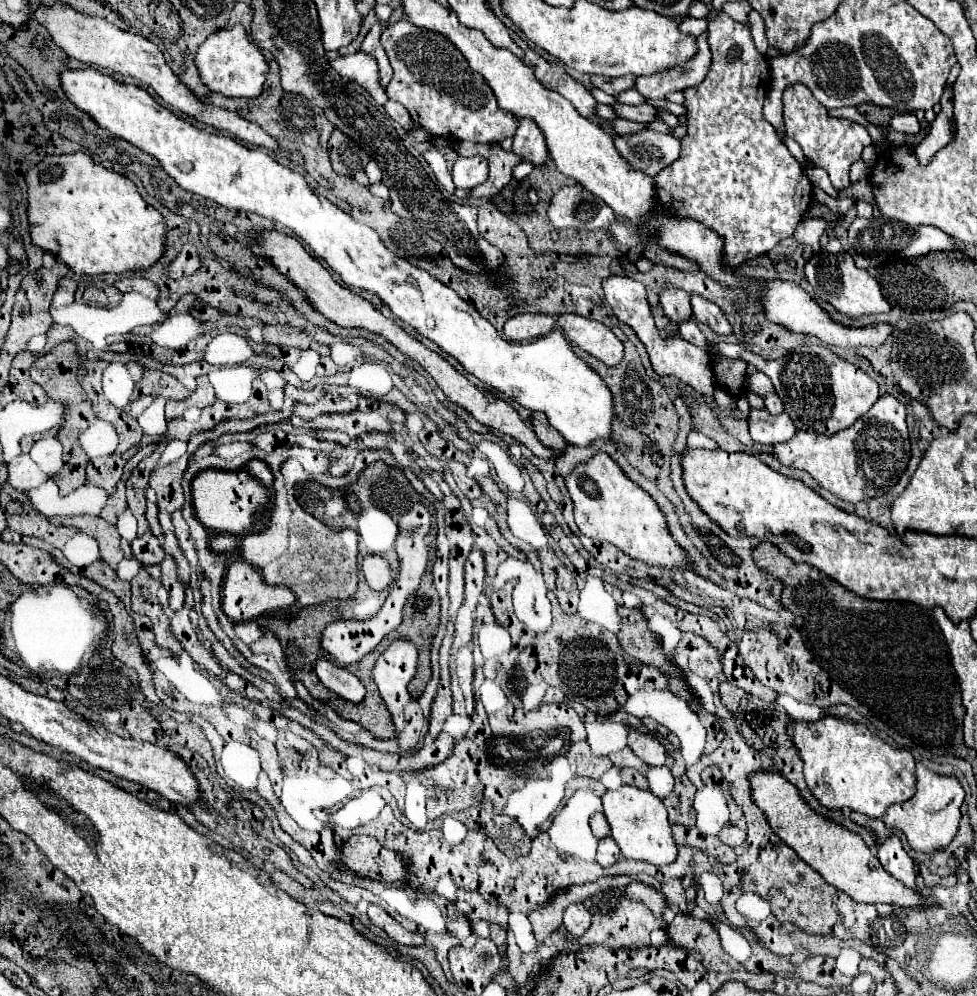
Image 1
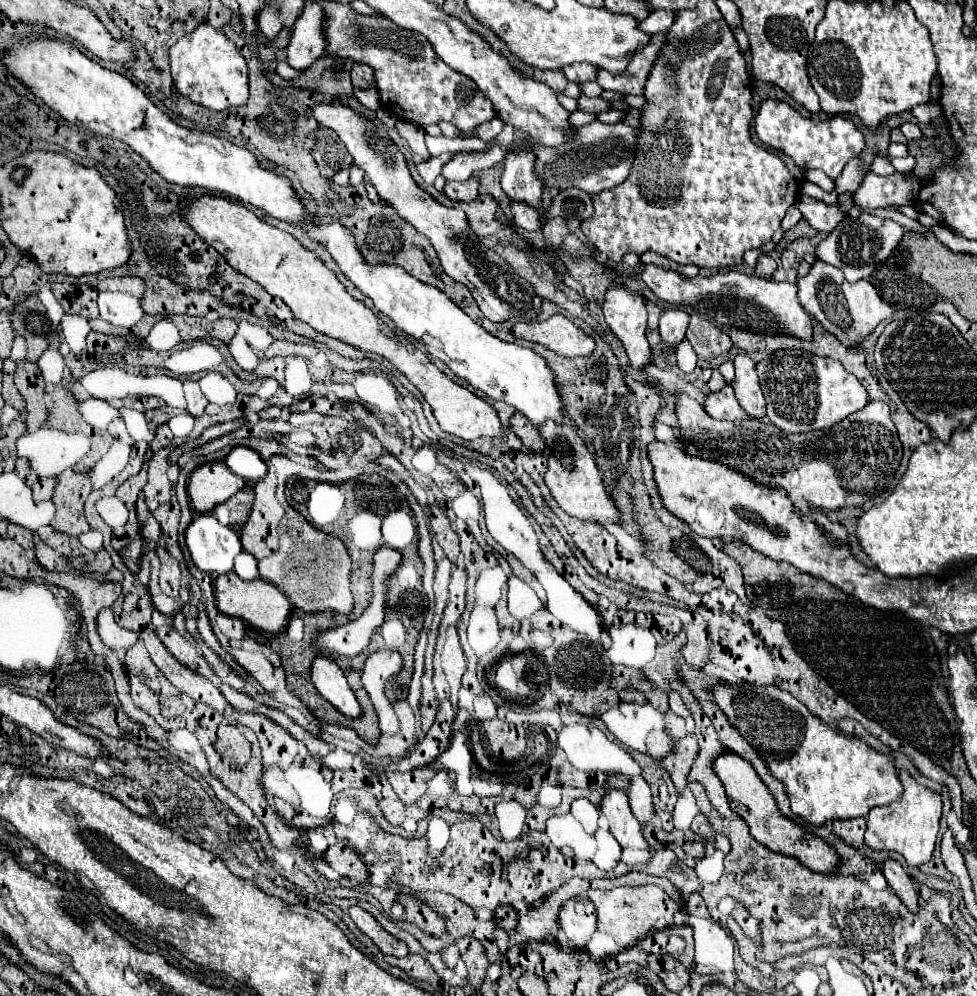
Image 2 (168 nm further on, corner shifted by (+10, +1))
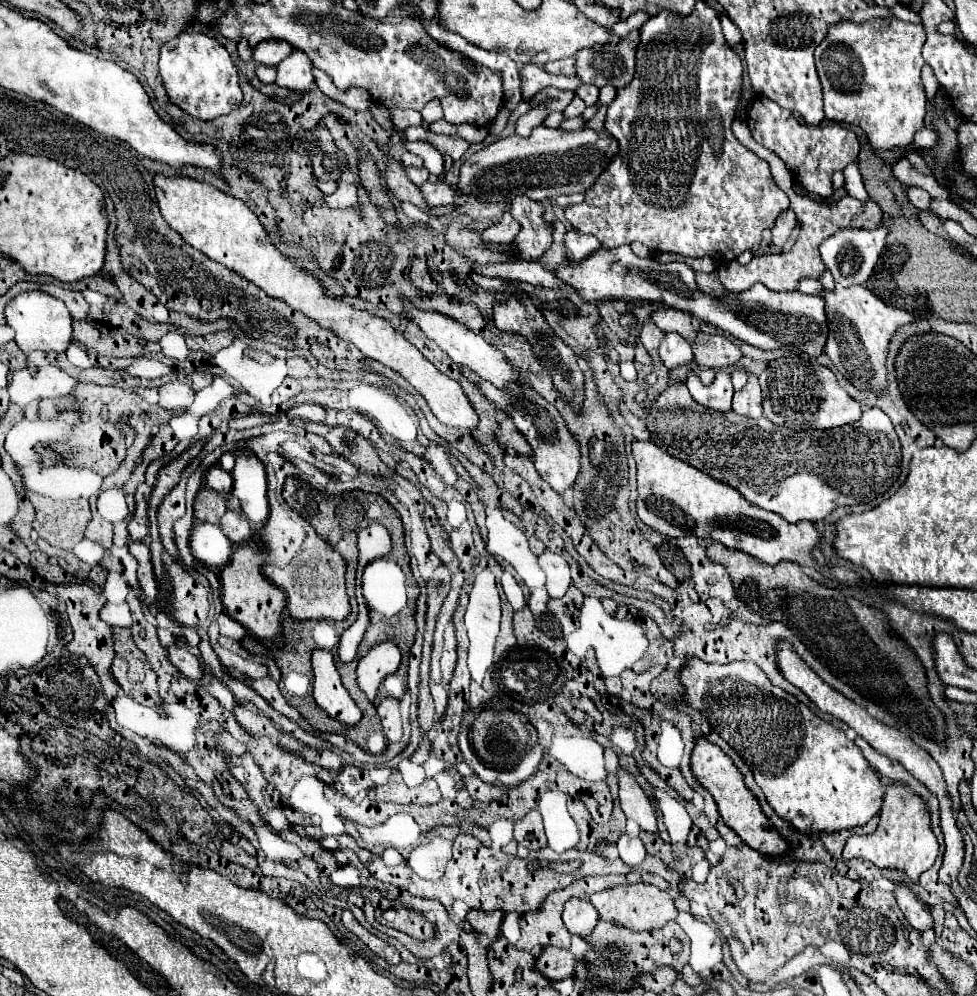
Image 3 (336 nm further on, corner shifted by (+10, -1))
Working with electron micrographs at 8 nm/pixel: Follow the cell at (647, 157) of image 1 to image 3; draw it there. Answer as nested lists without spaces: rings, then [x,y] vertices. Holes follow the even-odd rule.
[[[540,125],[532,129],[530,137],[510,135],[474,153],[460,167],[458,189],[460,193],[476,197],[480,201],[506,203],[516,195],[528,195],[530,199],[544,201],[558,195],[586,193],[616,155],[618,141],[610,137],[608,131],[560,131]]]

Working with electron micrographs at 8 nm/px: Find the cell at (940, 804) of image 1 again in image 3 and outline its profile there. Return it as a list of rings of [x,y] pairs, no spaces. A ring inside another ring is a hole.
[[[886,783],[886,797],[880,809],[880,821],[874,833],[862,837],[850,837],[844,847],[844,859],[868,859],[878,867],[902,869],[912,881],[928,871],[938,857],[938,839],[930,825],[930,809],[926,799],[916,795],[906,783]]]

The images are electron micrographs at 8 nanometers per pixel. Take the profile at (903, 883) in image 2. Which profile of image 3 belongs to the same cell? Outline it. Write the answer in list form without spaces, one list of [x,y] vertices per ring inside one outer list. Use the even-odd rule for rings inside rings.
[[[902,881],[896,883],[894,895],[896,895],[896,901],[898,901],[898,905],[900,905],[904,917],[908,919],[908,923],[910,923],[914,929],[926,931],[926,929],[932,927],[932,917],[930,917],[928,905],[920,903],[906,883],[902,883]]]

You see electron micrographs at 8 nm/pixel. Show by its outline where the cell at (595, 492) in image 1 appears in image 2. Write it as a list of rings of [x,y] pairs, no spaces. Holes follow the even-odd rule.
[[[546,421],[538,425],[538,431],[548,449],[548,469],[544,473],[544,481],[556,503],[576,519],[588,519],[594,523],[618,521],[618,509],[602,487],[602,477],[592,453],[588,451],[584,439],[578,437],[576,429],[572,425],[556,425],[556,421]]]

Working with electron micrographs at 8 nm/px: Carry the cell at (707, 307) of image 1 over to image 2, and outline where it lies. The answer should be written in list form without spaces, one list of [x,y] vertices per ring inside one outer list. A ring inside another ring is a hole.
[[[698,315],[690,317],[686,339],[694,347],[700,361],[708,361],[712,357],[726,355],[732,349],[730,337],[724,331],[720,331],[716,325],[712,325],[710,321]]]

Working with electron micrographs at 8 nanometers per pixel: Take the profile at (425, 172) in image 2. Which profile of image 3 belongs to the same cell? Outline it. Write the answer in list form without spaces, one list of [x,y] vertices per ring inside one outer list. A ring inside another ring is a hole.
[[[406,167],[406,173],[414,185],[422,185],[428,181],[428,171],[424,167]]]

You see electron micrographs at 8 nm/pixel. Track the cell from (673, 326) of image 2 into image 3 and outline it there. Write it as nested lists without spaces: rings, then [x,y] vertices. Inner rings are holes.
[[[666,333],[666,337],[662,339],[658,353],[662,357],[662,363],[668,369],[676,369],[676,367],[684,367],[686,363],[690,365],[694,361],[692,349],[688,345],[688,341],[682,335],[676,333]]]

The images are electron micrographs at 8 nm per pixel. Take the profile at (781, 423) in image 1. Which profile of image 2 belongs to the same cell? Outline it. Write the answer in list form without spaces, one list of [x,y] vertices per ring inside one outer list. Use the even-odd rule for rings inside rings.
[[[726,385],[722,391],[718,393],[708,393],[704,399],[704,409],[710,417],[714,419],[728,419],[728,421],[742,421],[748,419],[748,415],[742,411],[742,407],[738,405],[732,385]]]

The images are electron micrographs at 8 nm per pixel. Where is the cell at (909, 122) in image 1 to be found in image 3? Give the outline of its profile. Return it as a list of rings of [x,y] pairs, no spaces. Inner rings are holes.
[[[926,127],[918,129],[918,133],[914,135],[914,143],[920,147],[920,149],[928,149],[928,147],[934,147],[938,143],[938,135]]]

